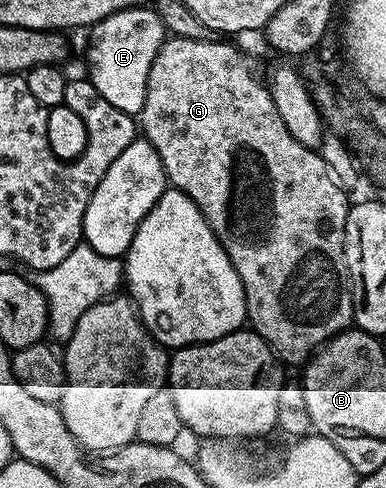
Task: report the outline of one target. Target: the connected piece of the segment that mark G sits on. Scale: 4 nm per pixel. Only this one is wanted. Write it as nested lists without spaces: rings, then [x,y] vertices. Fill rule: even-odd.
[[[167,37],[159,54],[152,61],[151,71],[147,78],[147,95],[144,99],[140,115],[141,133],[156,148],[160,160],[164,164],[164,172],[169,185],[175,190],[184,192],[200,208],[206,222],[214,230],[218,242],[228,252],[240,280],[244,284],[246,297],[246,316],[255,334],[270,345],[270,349],[287,367],[298,366],[310,361],[319,348],[335,338],[341,330],[347,329],[354,320],[354,305],[350,295],[350,273],[346,271],[346,253],[344,252],[344,228],[348,220],[351,203],[346,202],[347,191],[342,190],[332,180],[332,172],[328,172],[328,164],[322,159],[318,150],[310,150],[292,132],[288,132],[284,120],[280,120],[280,112],[270,95],[269,85],[254,75],[250,62],[233,46],[230,40],[196,40]]]

